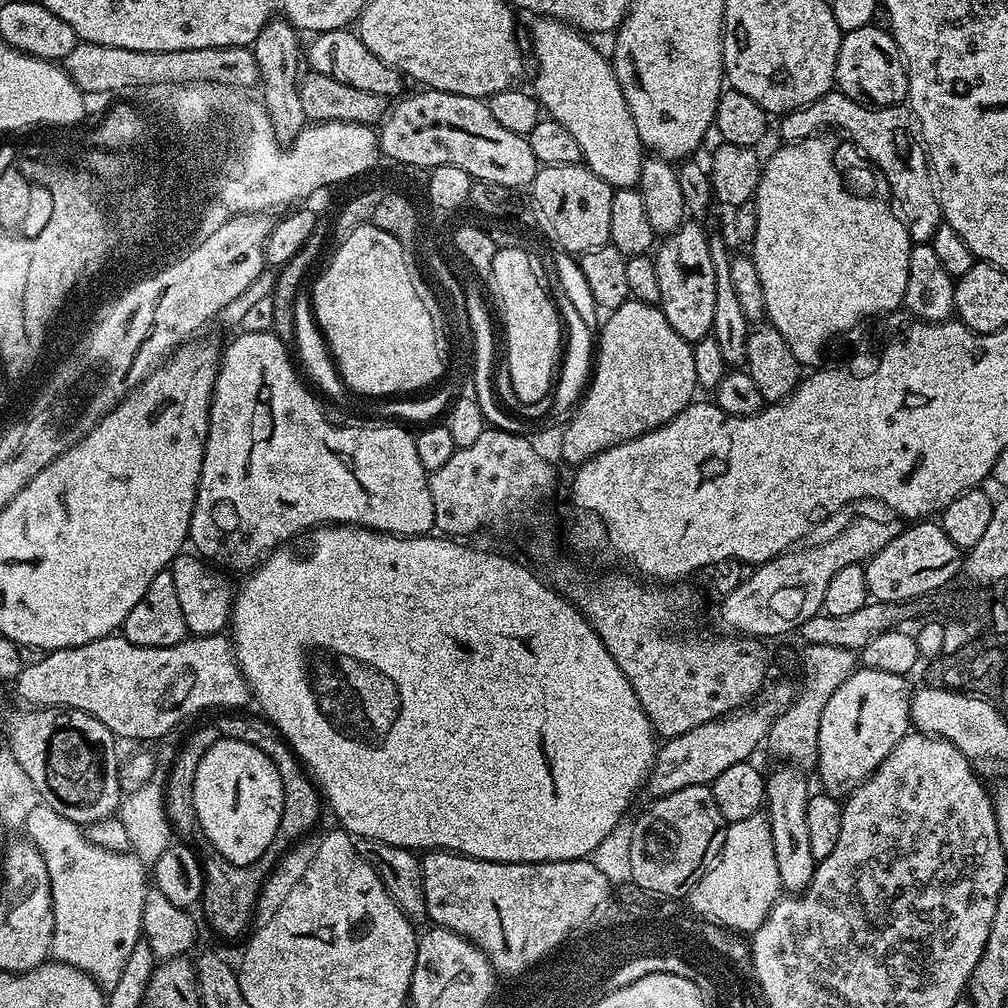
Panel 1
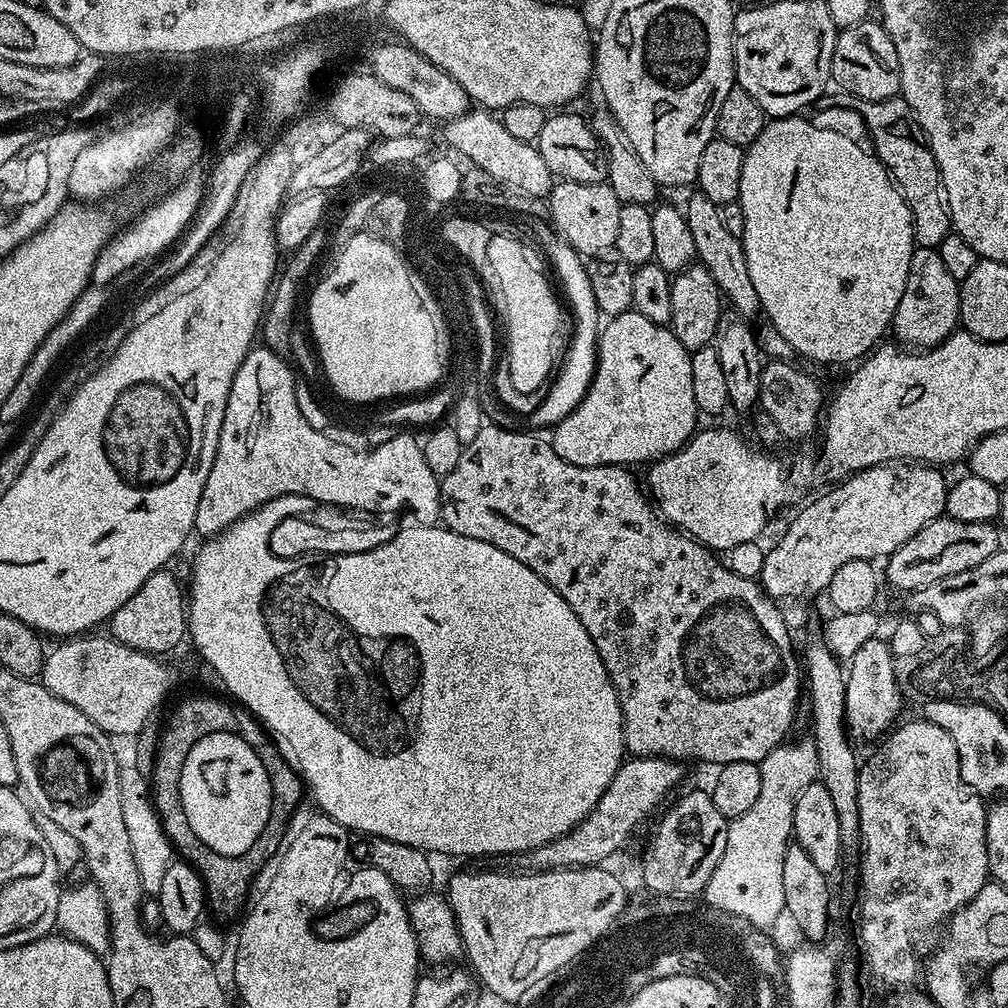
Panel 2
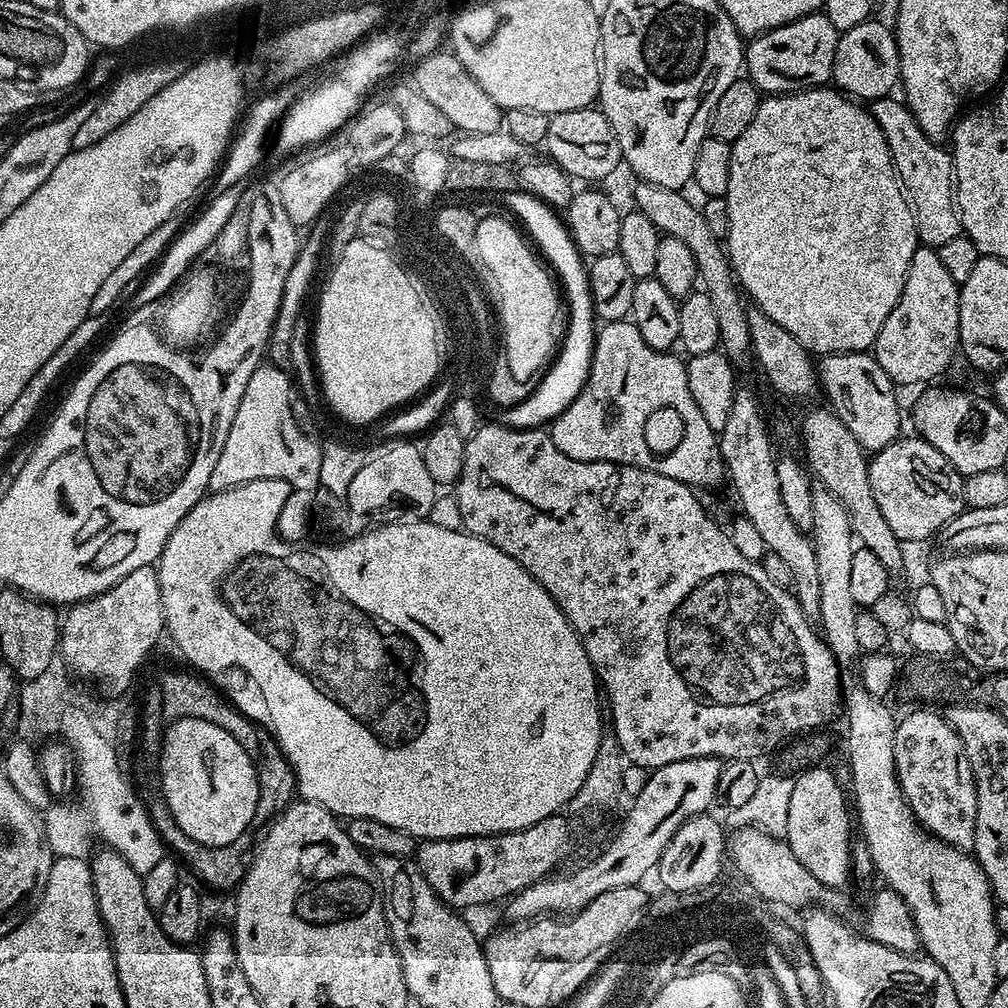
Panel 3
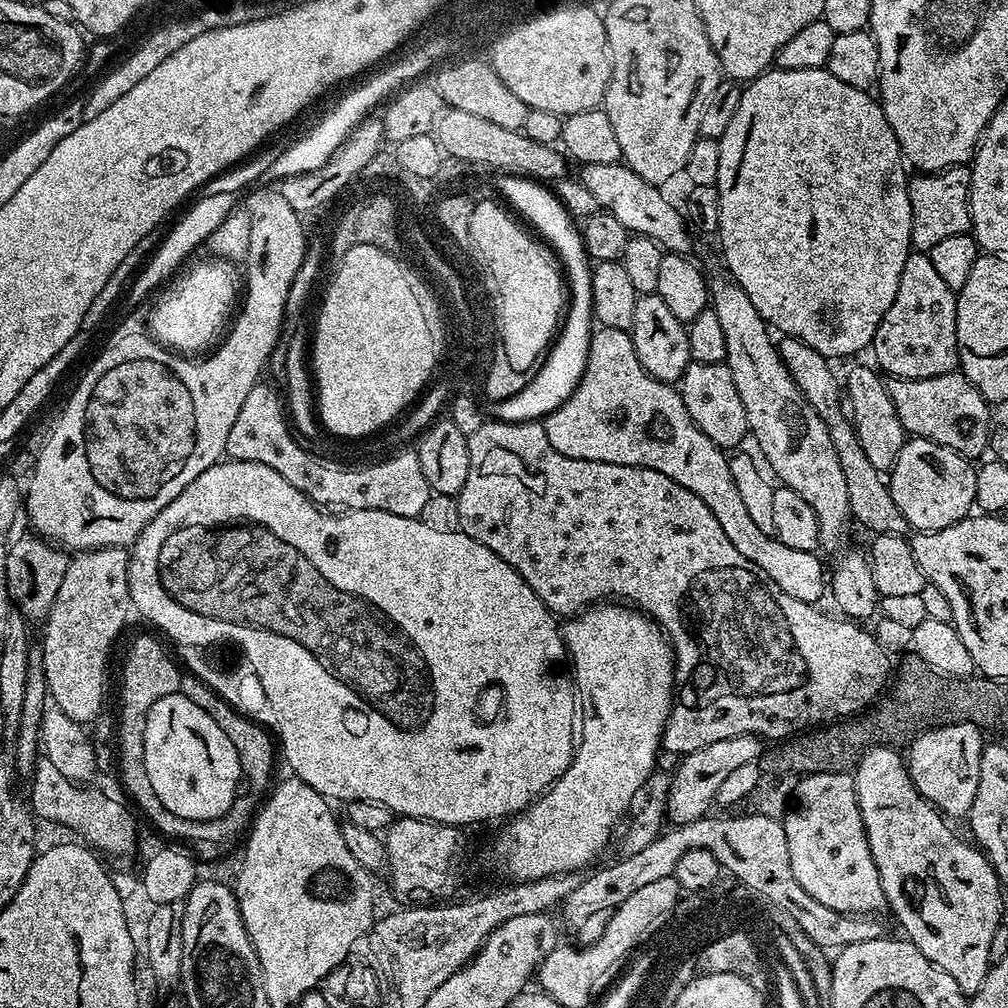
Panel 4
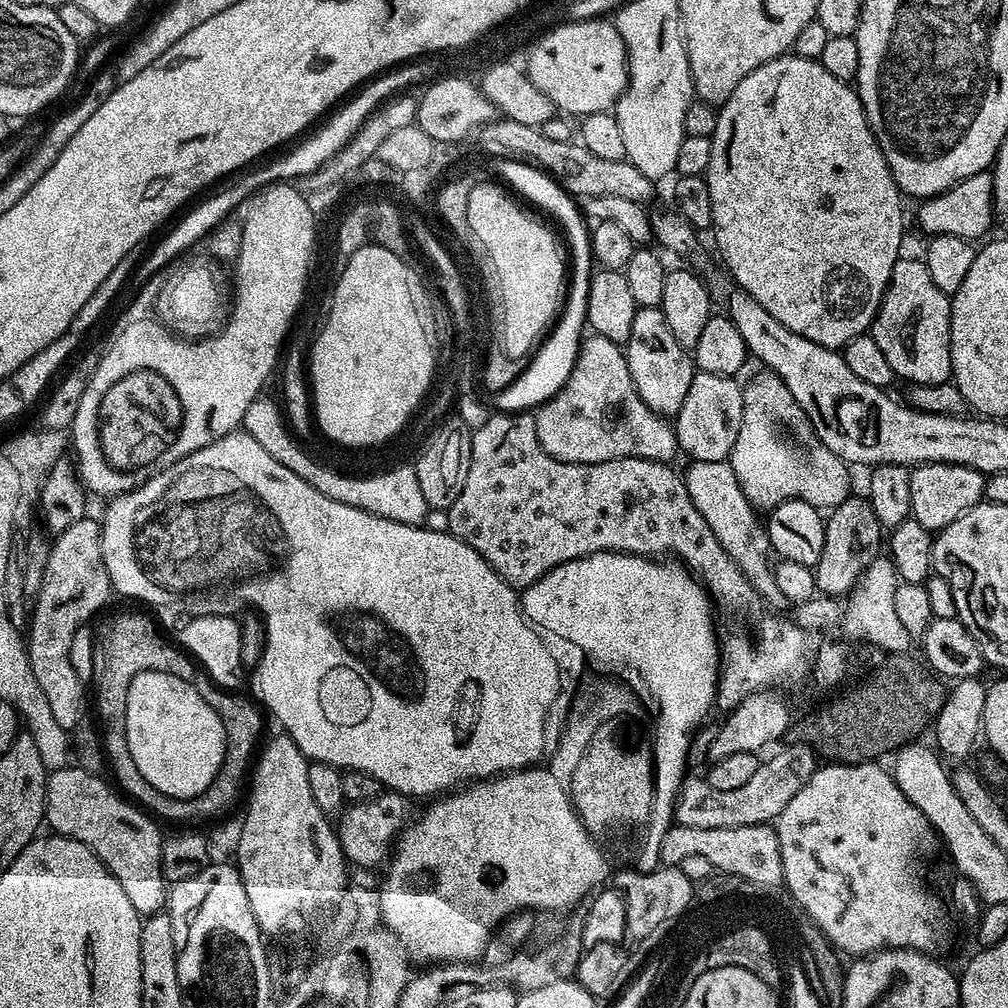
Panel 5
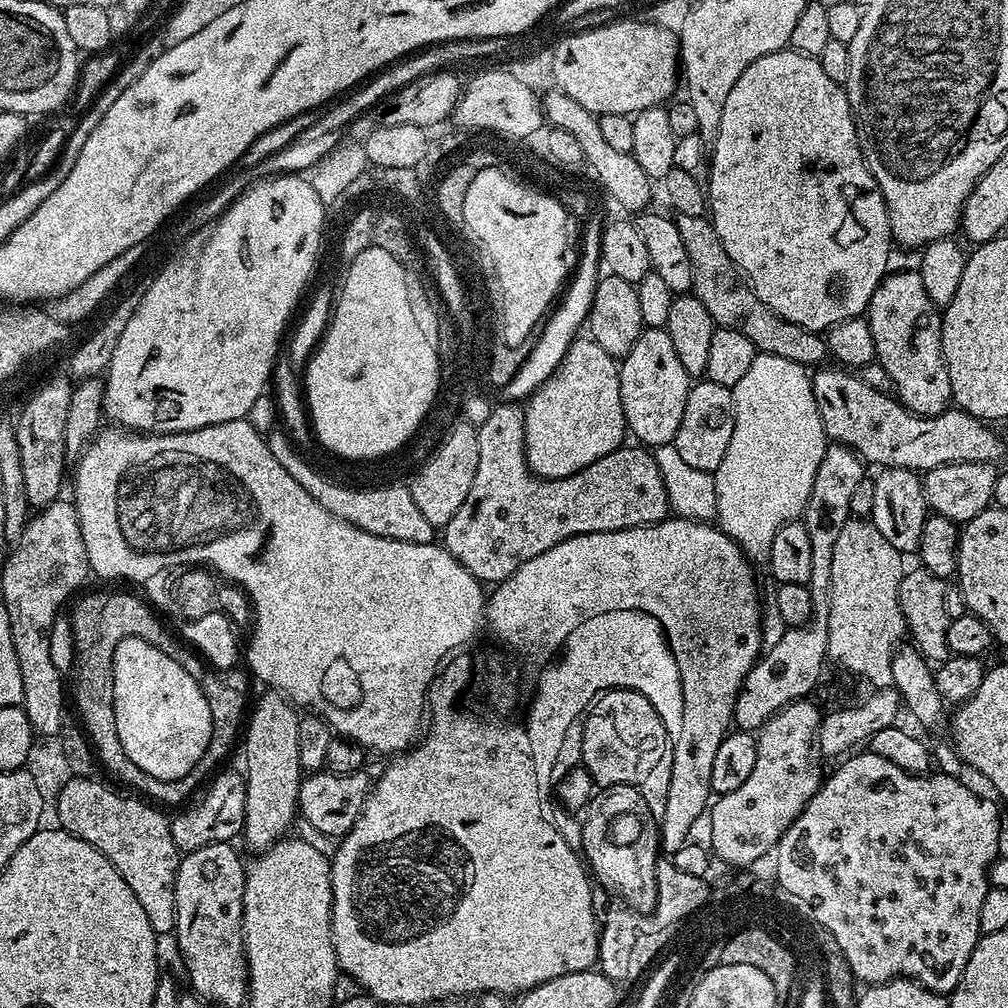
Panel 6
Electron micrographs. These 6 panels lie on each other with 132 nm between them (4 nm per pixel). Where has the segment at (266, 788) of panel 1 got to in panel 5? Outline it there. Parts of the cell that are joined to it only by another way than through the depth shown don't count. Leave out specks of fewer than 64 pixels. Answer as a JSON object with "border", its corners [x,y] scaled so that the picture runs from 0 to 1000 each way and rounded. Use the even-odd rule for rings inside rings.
{"border":[[[157,665],[139,667],[125,692],[125,732],[137,768],[169,792],[191,794],[214,775],[224,748],[220,712],[196,688],[193,678]]]}

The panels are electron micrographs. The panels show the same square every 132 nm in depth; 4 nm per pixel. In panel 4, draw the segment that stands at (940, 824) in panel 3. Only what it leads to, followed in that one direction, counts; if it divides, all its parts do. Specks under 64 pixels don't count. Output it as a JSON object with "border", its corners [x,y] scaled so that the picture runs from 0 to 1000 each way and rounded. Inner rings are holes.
{"border":[[[937,718],[924,723],[916,732],[906,734],[900,743],[899,757],[907,780],[938,811],[959,811],[962,800],[966,800],[972,753],[978,737],[977,731],[972,730],[975,730],[973,723],[967,718]]]}

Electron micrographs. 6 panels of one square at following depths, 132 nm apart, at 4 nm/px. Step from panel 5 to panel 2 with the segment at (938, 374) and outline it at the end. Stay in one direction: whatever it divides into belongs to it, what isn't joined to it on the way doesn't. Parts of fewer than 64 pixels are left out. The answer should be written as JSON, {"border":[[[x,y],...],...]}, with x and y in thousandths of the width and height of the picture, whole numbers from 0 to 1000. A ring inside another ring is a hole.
{"border":[[[906,245],[903,272],[899,272],[899,288],[885,316],[884,328],[894,342],[905,347],[920,347],[934,341],[949,328],[952,321],[952,279],[938,268],[932,249],[927,246]]]}

